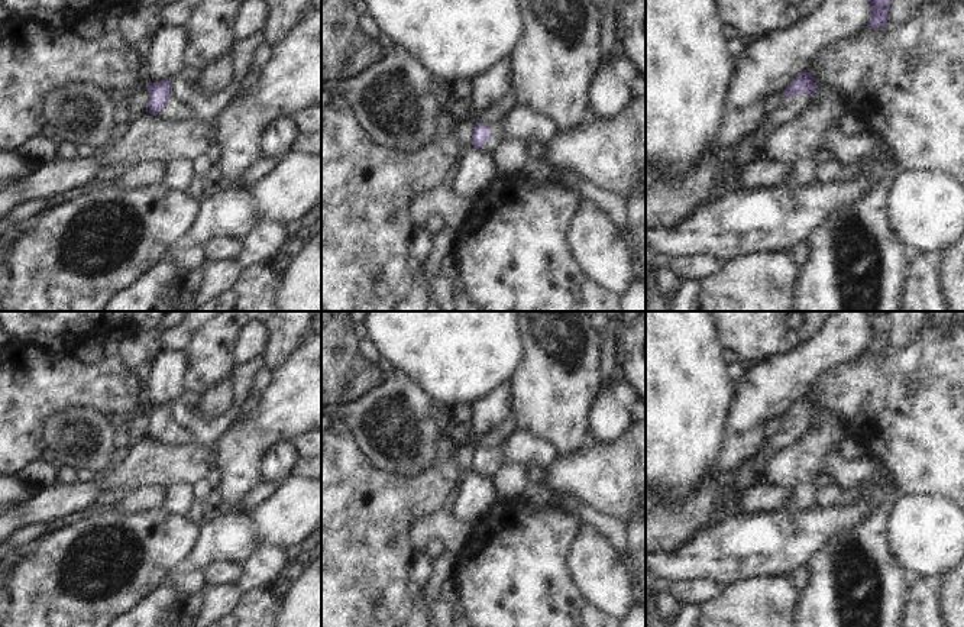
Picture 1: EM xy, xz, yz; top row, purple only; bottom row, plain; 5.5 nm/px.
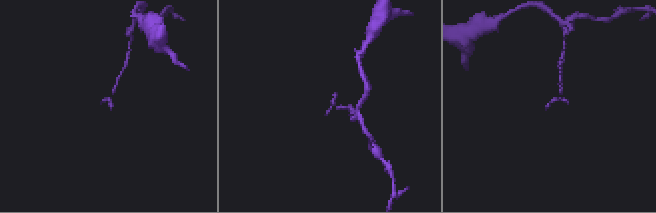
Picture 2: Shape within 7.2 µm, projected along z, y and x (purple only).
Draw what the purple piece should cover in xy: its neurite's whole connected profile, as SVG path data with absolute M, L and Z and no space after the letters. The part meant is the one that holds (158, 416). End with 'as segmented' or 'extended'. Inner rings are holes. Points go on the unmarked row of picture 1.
M168 404L145 408L149 414L146 436L152 440L174 447L185 447L194 443L191 433L171 418L172 414Z; extended

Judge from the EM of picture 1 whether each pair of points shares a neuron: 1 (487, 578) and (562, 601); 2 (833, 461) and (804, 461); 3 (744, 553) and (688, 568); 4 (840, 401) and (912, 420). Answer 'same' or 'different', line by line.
1: same
2: different
3: same
4: same

